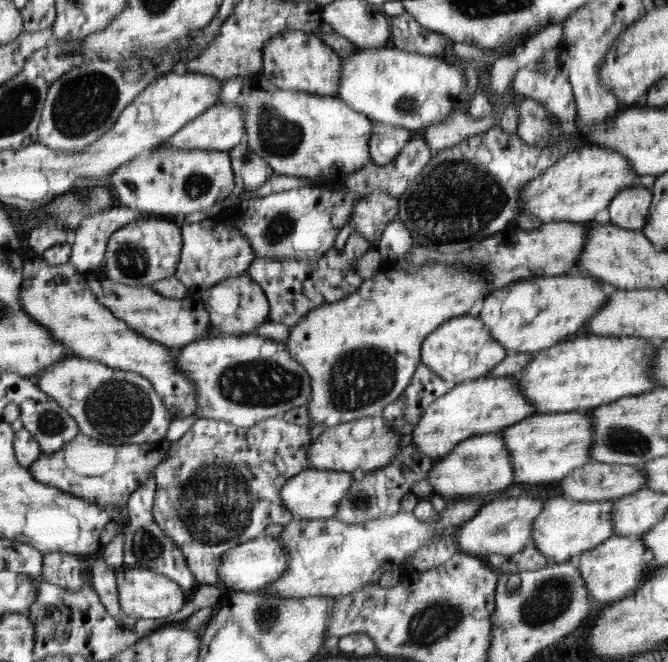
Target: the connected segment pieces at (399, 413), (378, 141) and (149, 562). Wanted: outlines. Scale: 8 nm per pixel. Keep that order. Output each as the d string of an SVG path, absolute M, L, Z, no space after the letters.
M421 364L414 371L412 382L405 388L404 394L386 406L381 416L401 436L408 437L426 408L446 392L448 388L445 380Z
M376 123L370 135L371 163L385 165L391 163L404 145L411 139L413 132L406 128Z
M153 474L146 479L146 482L142 486L134 491L129 496L127 504L129 505L130 523L124 529L124 567L130 567L131 569L144 569L152 570L152 572L158 572L166 577L170 577L170 580L174 580L176 584L185 588L192 593L196 592L198 583L192 576L192 572L186 564L186 558L184 554L180 552L178 545L164 536L164 531L154 522L153 519L153 498L155 495L155 479Z

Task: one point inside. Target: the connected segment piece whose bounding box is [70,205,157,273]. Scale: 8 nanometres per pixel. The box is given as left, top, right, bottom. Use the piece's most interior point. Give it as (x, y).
(89, 241)

